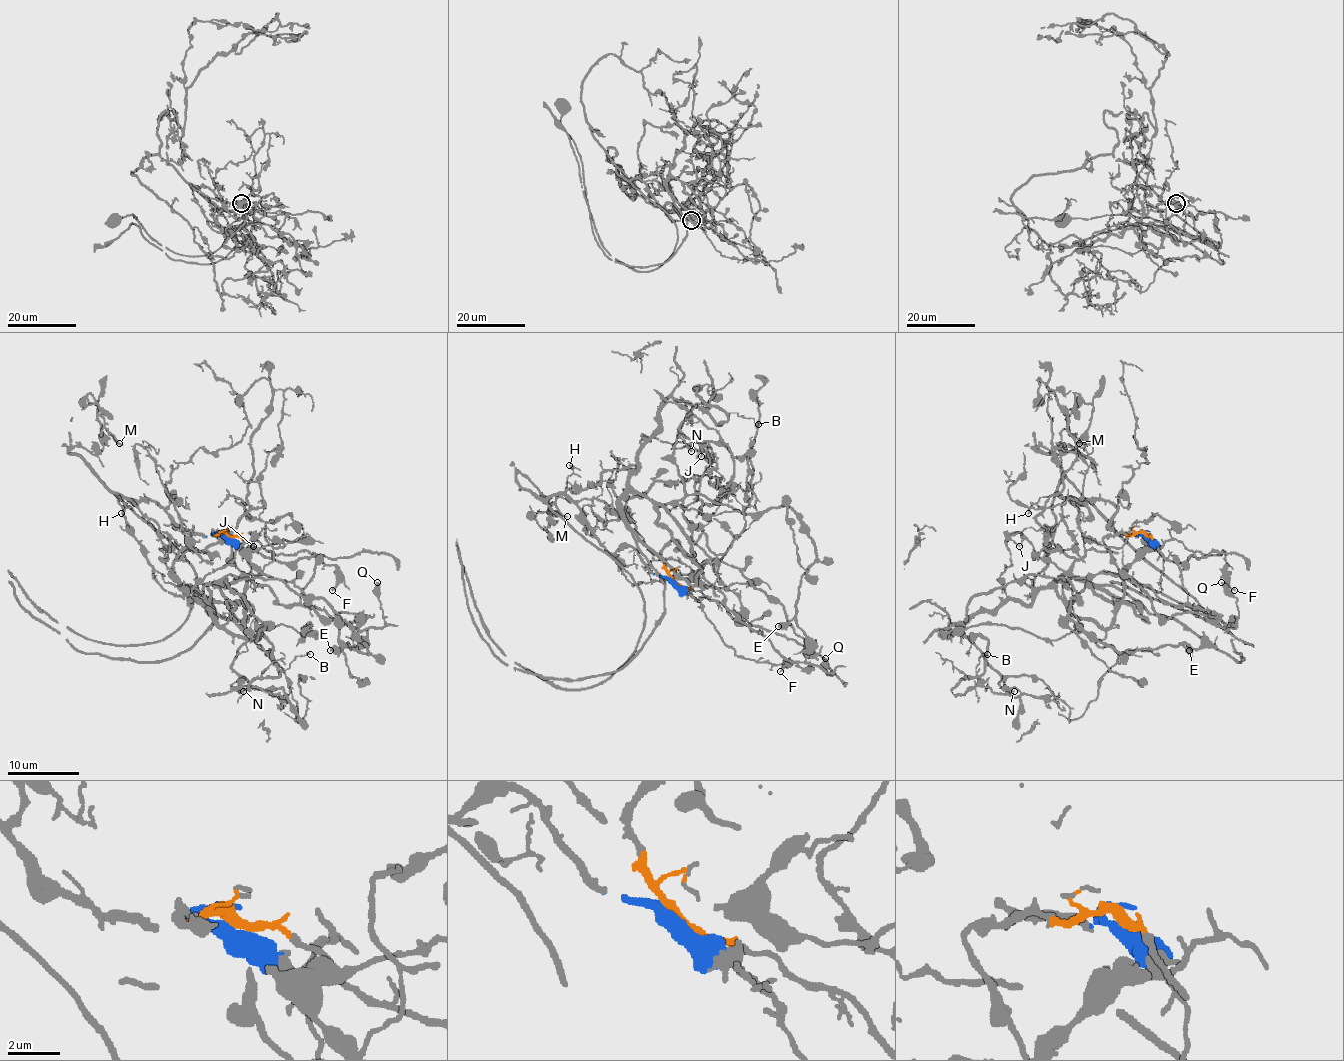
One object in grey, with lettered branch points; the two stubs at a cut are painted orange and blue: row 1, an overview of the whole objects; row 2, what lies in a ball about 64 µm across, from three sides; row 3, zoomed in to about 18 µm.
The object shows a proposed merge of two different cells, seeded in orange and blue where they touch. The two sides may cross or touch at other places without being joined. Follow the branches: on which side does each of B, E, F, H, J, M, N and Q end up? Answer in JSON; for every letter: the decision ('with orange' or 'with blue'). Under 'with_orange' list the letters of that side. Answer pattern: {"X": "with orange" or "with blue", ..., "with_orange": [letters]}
{"B": "with orange", "E": "with orange", "F": "with blue", "H": "with blue", "J": "with orange", "M": "with blue", "N": "with orange", "Q": "with orange", "with_orange": ["B", "E", "J", "N", "Q"]}

